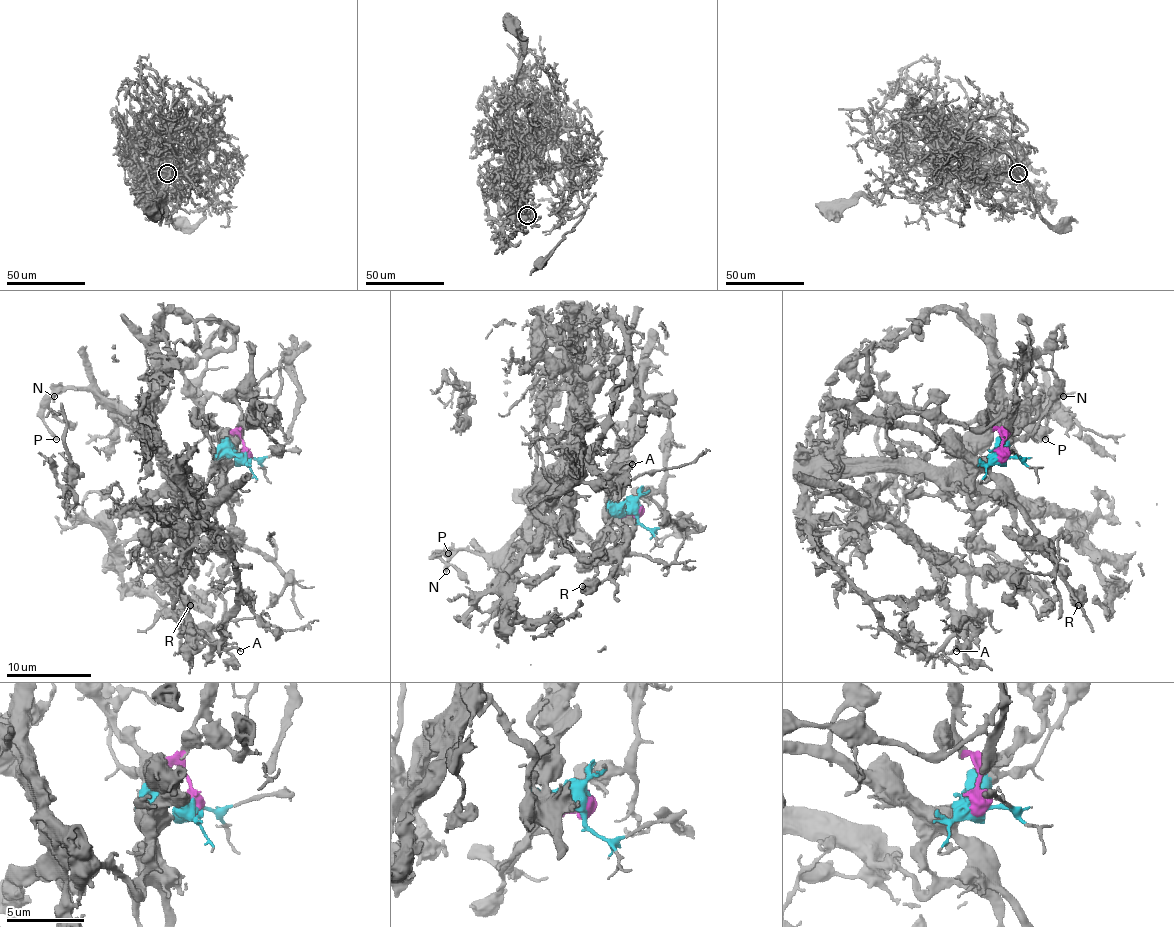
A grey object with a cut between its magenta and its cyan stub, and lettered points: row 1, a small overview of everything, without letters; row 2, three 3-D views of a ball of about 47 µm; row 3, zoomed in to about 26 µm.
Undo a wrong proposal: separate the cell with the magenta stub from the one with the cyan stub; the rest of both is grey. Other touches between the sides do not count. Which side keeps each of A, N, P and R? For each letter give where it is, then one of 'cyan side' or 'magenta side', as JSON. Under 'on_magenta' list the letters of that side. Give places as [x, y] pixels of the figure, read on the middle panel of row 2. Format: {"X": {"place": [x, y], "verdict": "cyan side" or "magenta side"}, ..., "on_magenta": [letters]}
{"A": {"place": [632, 464], "verdict": "magenta side"}, "N": {"place": [446, 571], "verdict": "magenta side"}, "P": {"place": [448, 553], "verdict": "magenta side"}, "R": {"place": [582, 586], "verdict": "cyan side"}, "on_magenta": ["A", "N", "P"]}

